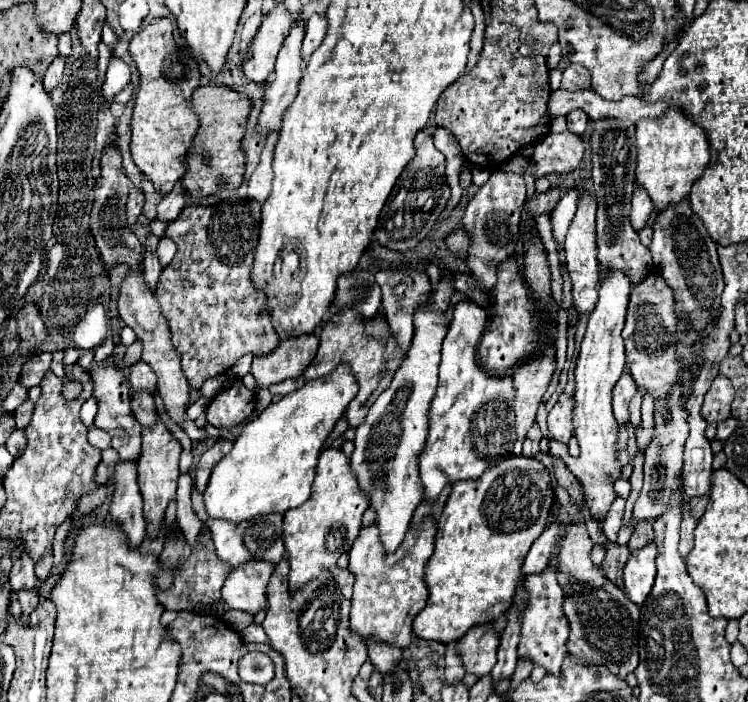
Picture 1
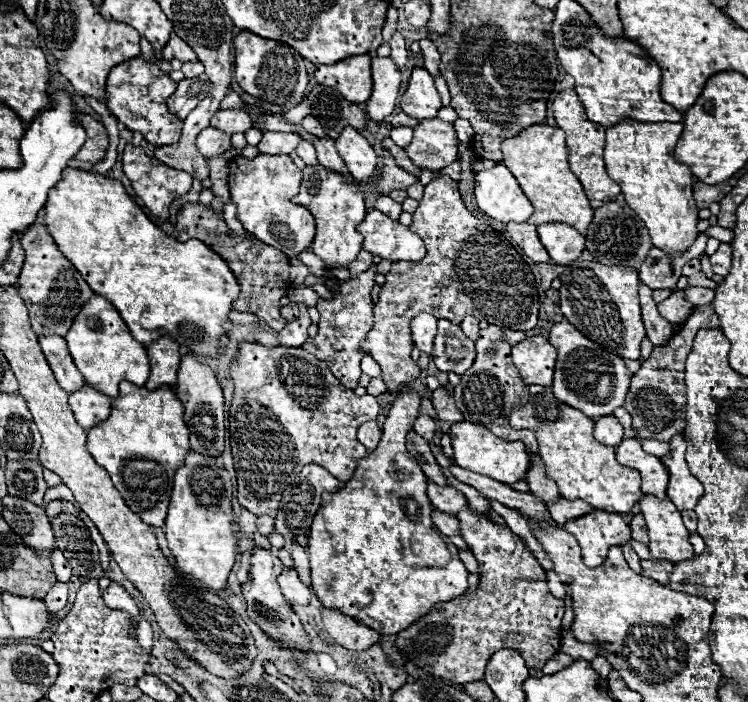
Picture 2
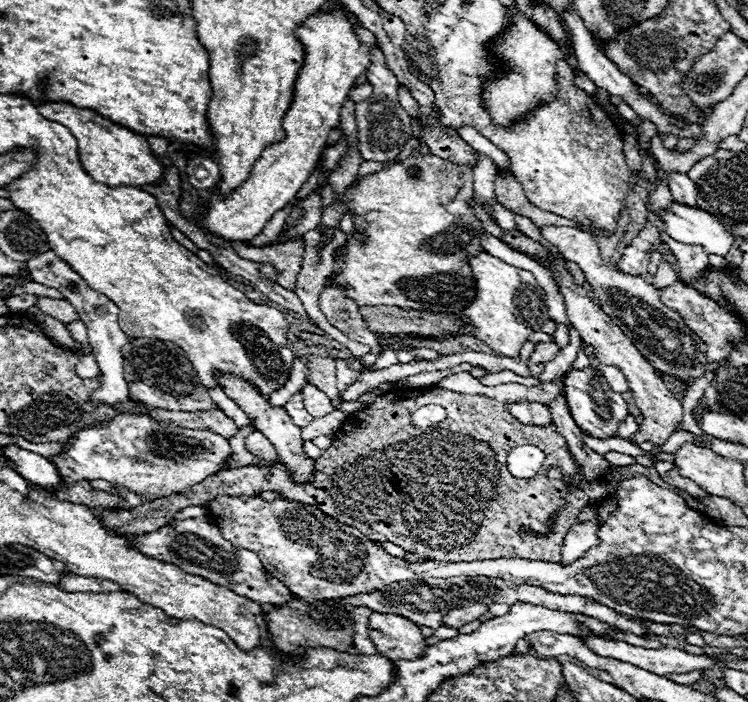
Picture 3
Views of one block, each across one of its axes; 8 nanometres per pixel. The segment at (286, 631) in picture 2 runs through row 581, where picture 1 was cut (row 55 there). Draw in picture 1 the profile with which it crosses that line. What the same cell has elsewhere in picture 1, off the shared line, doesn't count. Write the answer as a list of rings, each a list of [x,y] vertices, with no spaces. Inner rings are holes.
[[[278,4],[276,8],[272,8],[272,12],[264,16],[260,30],[250,44],[248,56],[242,66],[250,82],[266,84],[272,78],[276,54],[290,28],[292,28],[292,18],[288,16],[284,4]]]

